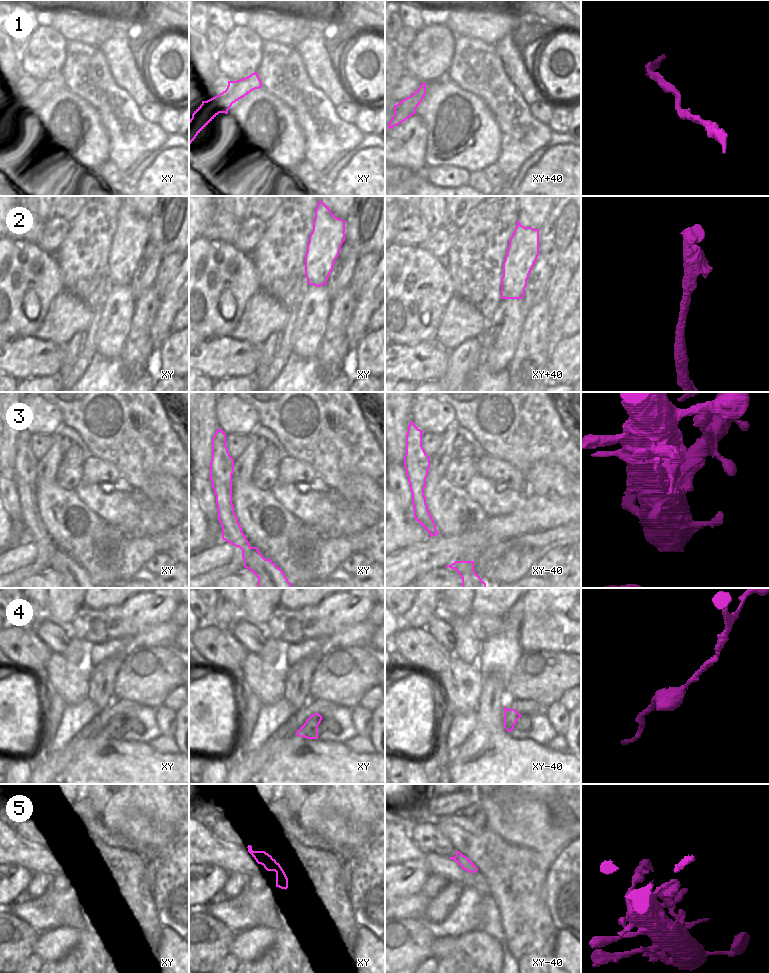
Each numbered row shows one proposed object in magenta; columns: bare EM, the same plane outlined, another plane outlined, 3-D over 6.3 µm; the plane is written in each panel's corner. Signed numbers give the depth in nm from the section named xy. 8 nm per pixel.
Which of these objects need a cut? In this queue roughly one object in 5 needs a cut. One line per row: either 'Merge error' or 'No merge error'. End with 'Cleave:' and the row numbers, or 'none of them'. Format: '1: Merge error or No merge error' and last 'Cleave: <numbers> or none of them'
1: No merge error
2: Merge error
3: No merge error
4: No merge error
5: No merge error
Cleave: 2

